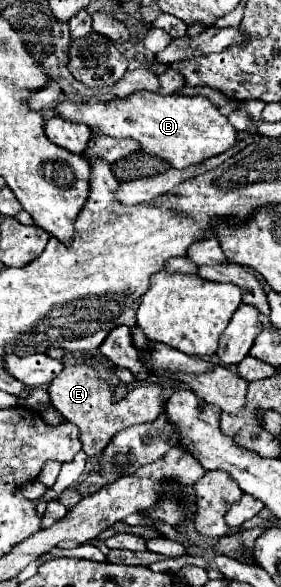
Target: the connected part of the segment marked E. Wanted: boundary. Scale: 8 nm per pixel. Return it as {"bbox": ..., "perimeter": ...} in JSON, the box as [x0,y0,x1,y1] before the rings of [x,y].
{"bbox":[49,364,163,456],"perimeter":[[[87,364],[65,366],[63,372],[57,376],[57,380],[53,380],[49,384],[51,404],[63,414],[65,420],[69,420],[69,422],[79,426],[83,450],[89,456],[101,454],[105,450],[105,446],[109,444],[109,440],[119,430],[123,430],[123,428],[127,428],[131,424],[151,422],[163,412],[163,388],[153,384],[153,382],[145,382],[145,384],[135,386],[117,404],[111,402],[113,390],[115,388],[107,380],[97,378],[97,372],[91,366],[87,366]]]}

